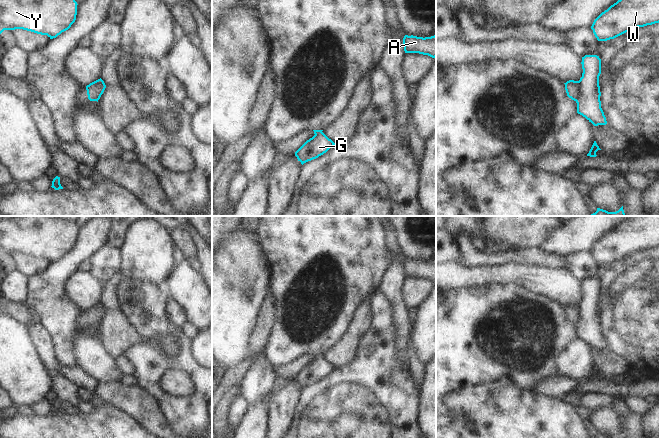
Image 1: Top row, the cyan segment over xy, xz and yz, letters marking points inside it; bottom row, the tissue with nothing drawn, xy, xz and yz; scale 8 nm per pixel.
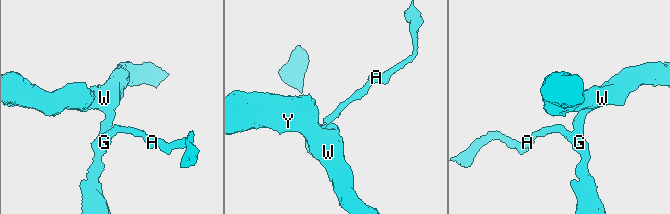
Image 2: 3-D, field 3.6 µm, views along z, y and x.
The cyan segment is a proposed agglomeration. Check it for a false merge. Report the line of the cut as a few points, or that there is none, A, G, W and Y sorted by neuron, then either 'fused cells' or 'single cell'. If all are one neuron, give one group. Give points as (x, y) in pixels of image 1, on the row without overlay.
cut yz (579, 305), (579, 319), (574, 324); groups A / G W Y; fused cells

